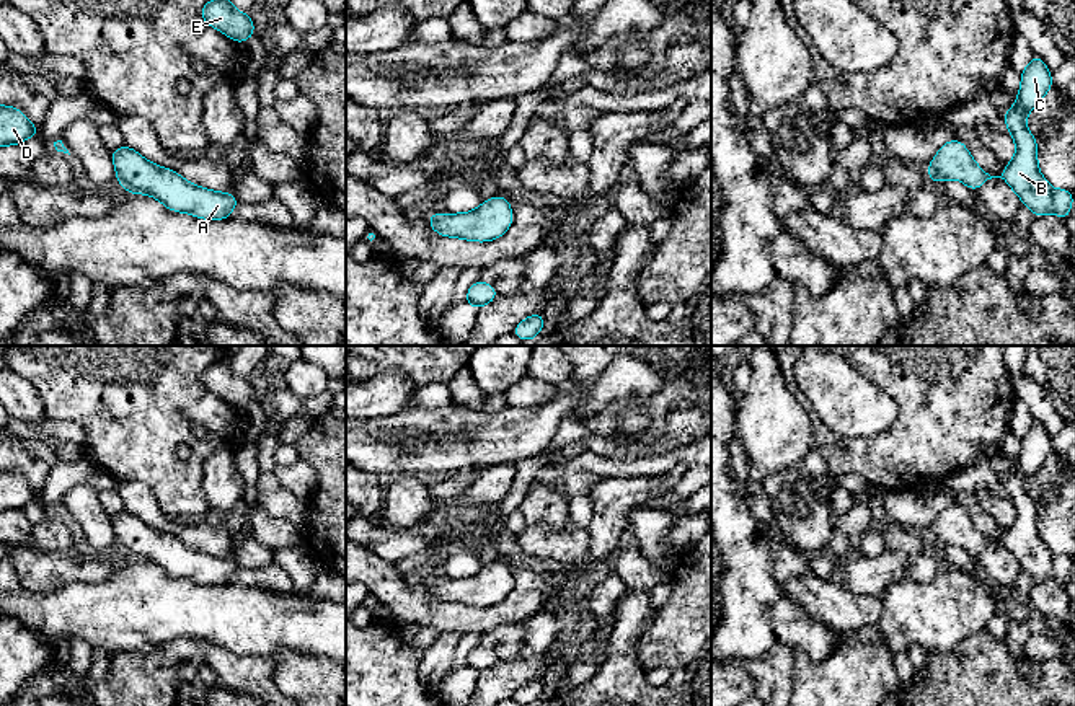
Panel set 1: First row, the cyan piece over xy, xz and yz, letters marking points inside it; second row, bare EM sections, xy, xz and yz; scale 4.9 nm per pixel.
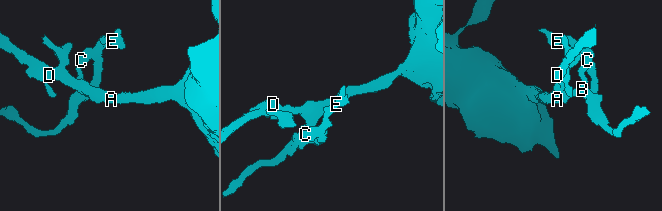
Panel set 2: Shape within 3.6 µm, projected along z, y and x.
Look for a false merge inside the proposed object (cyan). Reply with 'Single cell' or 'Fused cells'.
Single cell

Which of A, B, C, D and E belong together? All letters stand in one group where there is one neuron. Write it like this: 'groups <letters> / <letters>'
groups A B C D E

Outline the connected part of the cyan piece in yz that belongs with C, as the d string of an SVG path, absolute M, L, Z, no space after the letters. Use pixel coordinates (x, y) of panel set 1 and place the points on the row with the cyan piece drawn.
M1036 54L1020 73L1021 90L1016 93L1016 104L1002 116L1016 143L1016 153L1003 173L990 176L974 161L967 147L956 139L948 140L936 152L927 173L933 184L941 179L959 179L971 191L977 191L987 179L1002 178L1036 218L1052 210L1065 222L1072 210L1073 191L1049 186L1037 168L1037 142L1026 129L1026 114L1052 90L1052 73L1042 57Z

